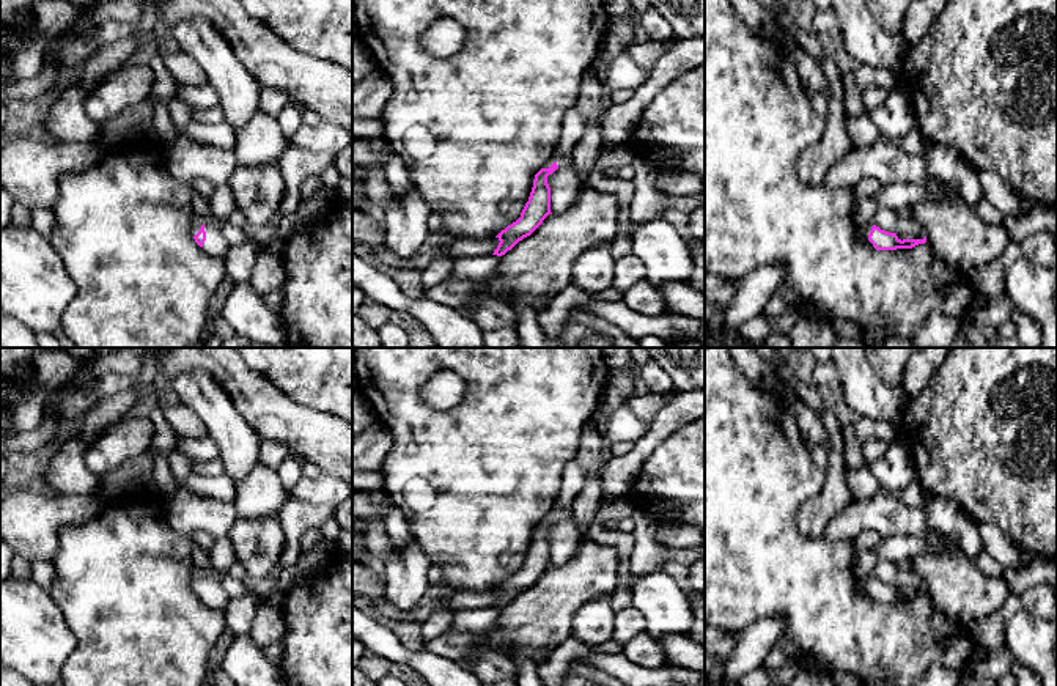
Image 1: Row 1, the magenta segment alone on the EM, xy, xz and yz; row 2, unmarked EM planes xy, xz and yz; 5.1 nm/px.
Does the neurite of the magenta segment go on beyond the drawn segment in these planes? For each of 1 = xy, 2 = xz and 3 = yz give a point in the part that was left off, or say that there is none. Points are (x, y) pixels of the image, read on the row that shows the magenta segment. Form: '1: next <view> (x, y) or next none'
1: next xy (216, 244)
2: next xz (562, 161)
3: next yz (867, 228)

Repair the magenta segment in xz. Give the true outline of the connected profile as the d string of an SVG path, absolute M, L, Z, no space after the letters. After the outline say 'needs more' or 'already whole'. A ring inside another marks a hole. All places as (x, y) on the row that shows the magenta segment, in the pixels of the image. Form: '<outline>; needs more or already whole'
M571 154L552 156L543 168L535 175L533 187L521 217L502 230L495 238L500 241L492 255L502 256L511 250L519 241L530 236L551 212L551 187L547 176L557 168L573 165Z; needs more

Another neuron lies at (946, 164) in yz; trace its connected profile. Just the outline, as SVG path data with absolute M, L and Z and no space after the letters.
M926 143L925 154L931 175L939 181L956 186L956 194L969 205L985 198L977 170L959 154L956 148Z

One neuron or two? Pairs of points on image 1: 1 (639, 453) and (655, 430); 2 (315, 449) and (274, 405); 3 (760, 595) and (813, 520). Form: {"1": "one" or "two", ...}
{"1": "one", "2": "one", "3": "two"}

